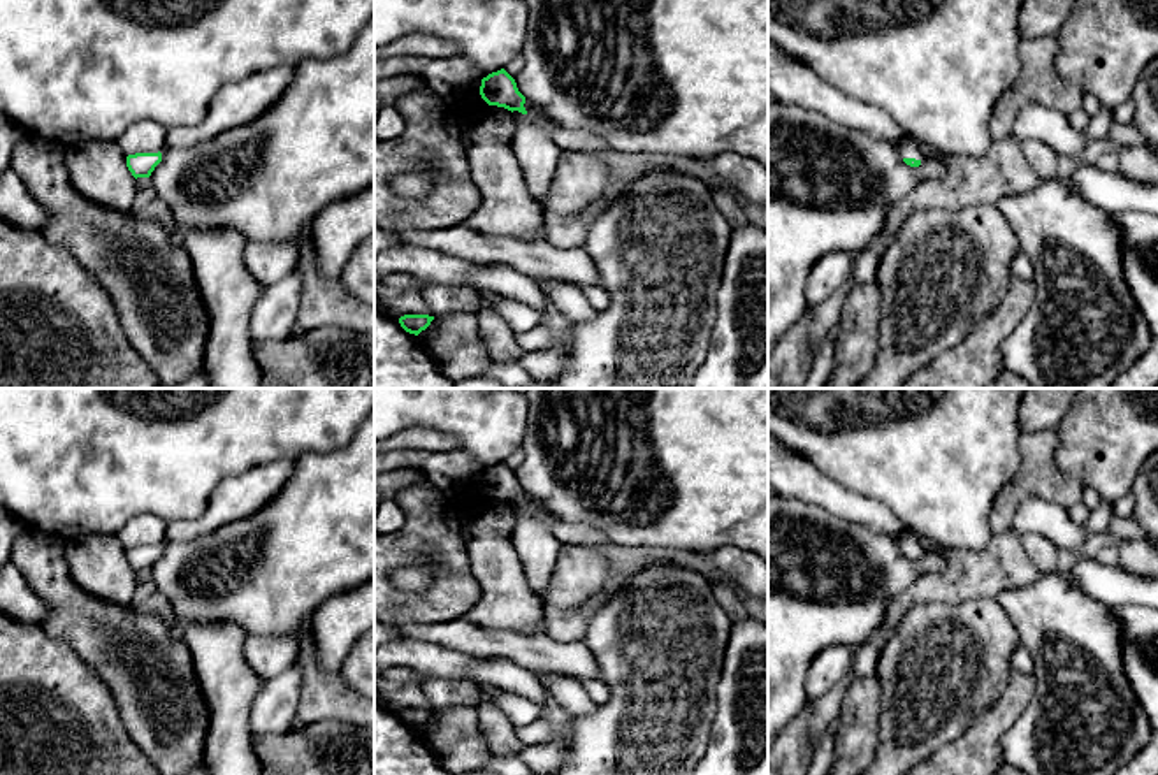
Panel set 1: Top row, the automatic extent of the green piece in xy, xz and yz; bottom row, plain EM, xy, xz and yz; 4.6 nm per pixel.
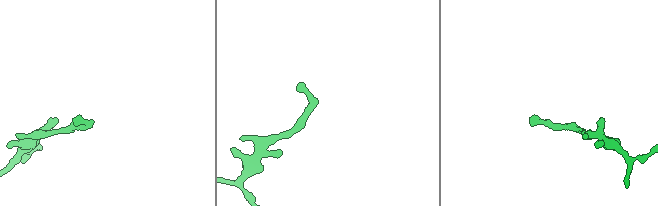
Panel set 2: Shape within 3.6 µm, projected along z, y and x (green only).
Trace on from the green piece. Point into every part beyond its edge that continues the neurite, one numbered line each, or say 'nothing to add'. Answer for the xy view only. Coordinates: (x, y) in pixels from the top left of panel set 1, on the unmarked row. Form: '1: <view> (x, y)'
nothing to add

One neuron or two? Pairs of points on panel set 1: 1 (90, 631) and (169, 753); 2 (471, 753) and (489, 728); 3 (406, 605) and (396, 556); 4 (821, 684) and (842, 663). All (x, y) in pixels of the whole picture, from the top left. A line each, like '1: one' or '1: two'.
1: one
2: two
3: one
4: one

